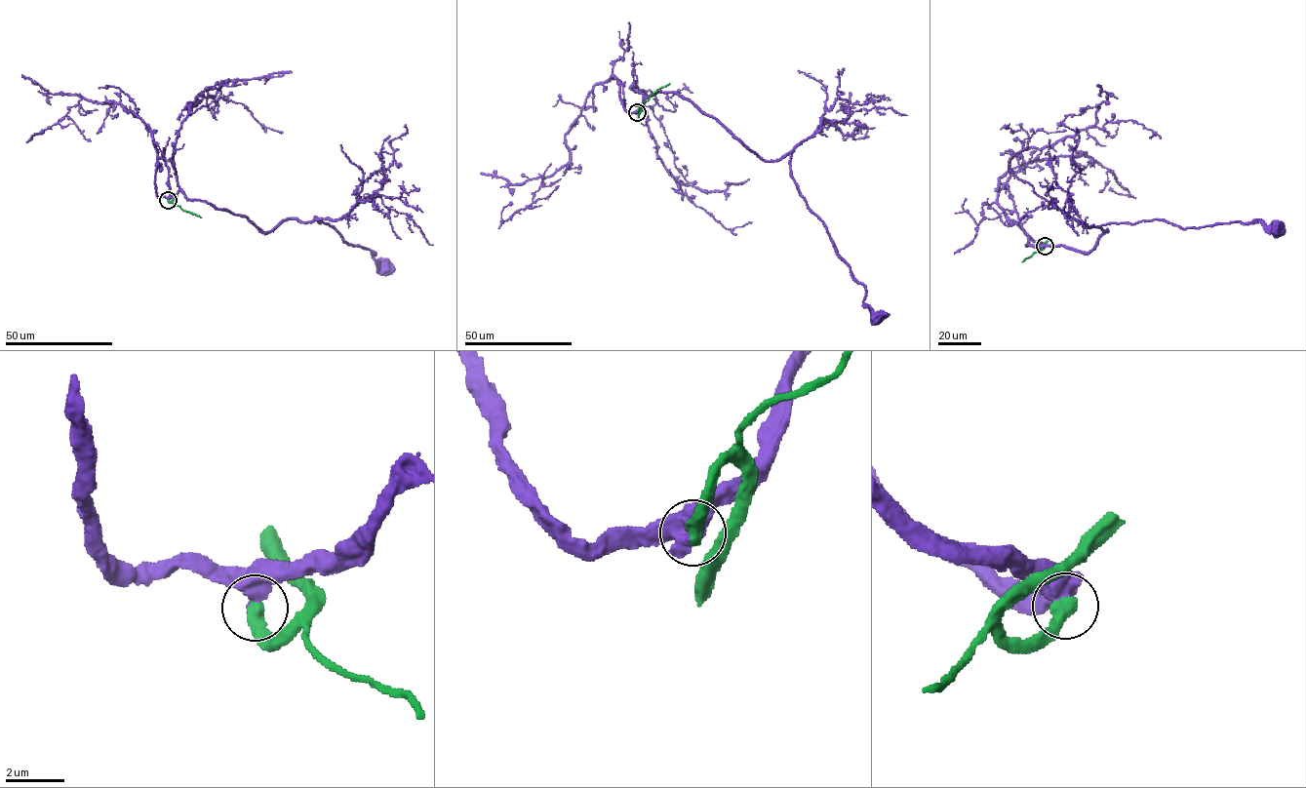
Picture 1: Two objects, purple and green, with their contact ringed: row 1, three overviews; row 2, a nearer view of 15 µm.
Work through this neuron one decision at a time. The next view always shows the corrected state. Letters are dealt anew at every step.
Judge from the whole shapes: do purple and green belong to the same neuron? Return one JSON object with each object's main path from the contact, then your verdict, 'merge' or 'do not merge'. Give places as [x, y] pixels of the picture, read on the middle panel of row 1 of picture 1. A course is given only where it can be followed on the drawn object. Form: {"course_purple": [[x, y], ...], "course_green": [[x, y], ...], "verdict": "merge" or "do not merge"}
{"course_purple": [[637, 112], [655, 92], [680, 94], [764, 160], [790, 152], [799, 192], [865, 288], [864, 304], [879, 316]], "course_green": [[637, 112], [652, 95], [670, 83]], "verdict": "do not merge"}

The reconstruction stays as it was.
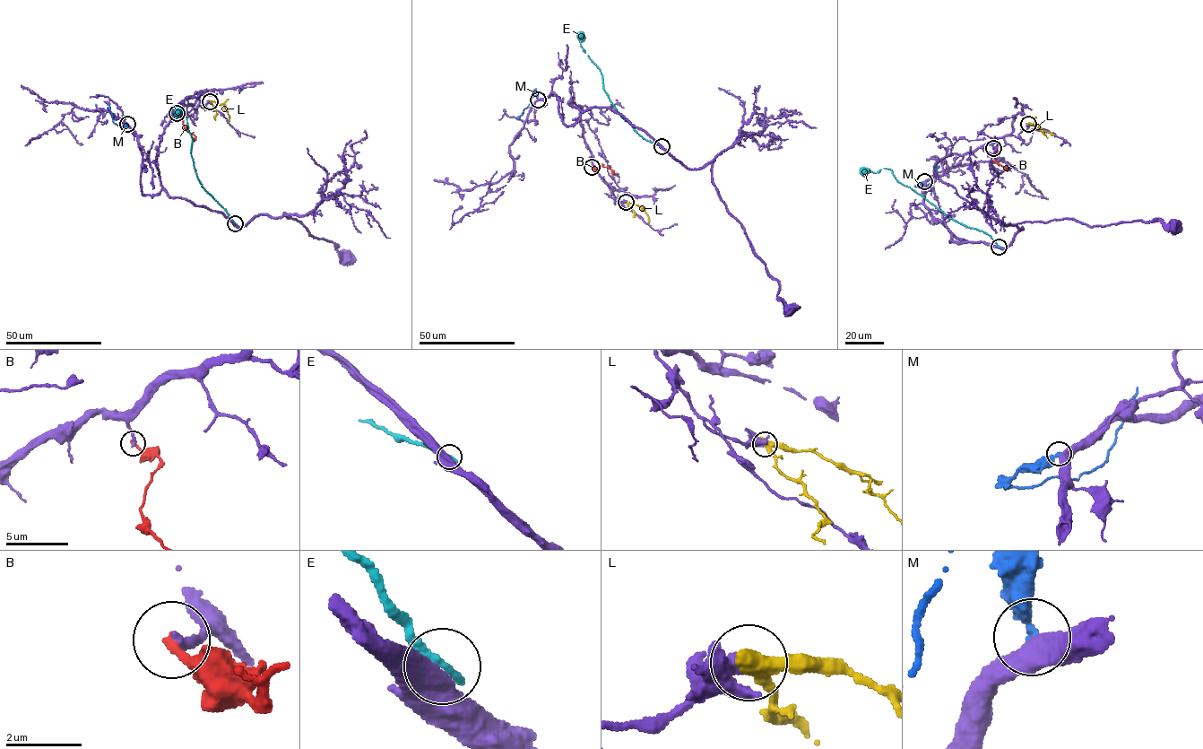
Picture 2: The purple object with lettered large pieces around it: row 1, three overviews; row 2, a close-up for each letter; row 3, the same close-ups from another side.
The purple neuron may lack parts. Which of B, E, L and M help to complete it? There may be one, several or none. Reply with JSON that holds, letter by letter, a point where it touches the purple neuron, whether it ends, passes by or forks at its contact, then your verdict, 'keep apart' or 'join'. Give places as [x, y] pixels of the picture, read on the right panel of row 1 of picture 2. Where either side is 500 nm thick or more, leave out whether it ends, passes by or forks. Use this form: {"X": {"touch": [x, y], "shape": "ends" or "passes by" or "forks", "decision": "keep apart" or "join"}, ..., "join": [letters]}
{"B": {"touch": [993, 148], "shape": "ends", "decision": "keep apart"}, "E": {"touch": [999, 247], "shape": "ends", "decision": "keep apart"}, "L": {"touch": [1028, 124], "shape": "passes by", "decision": "keep apart"}, "M": {"touch": [924, 181], "shape": "ends", "decision": "keep apart"}, "join": []}

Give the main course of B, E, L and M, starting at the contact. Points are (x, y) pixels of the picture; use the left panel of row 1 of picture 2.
B: (177, 113), (185, 127), (195, 136), (194, 141)
E: (235, 223), (199, 181), (191, 153), (193, 140), (186, 118), (183, 113), (177, 115), (179, 109), (177, 111)
L: (210, 101), (224, 104), (229, 121)
M: (127, 123), (123, 127), (117, 126), (107, 107)

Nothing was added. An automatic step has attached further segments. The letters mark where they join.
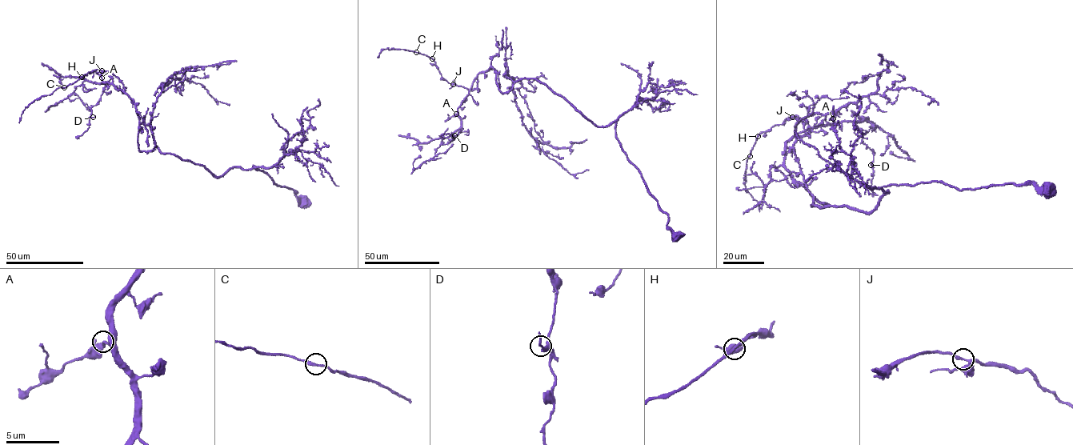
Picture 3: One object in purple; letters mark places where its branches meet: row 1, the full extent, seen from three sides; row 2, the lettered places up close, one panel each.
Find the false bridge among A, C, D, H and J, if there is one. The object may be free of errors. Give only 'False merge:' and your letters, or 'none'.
False merge: none

